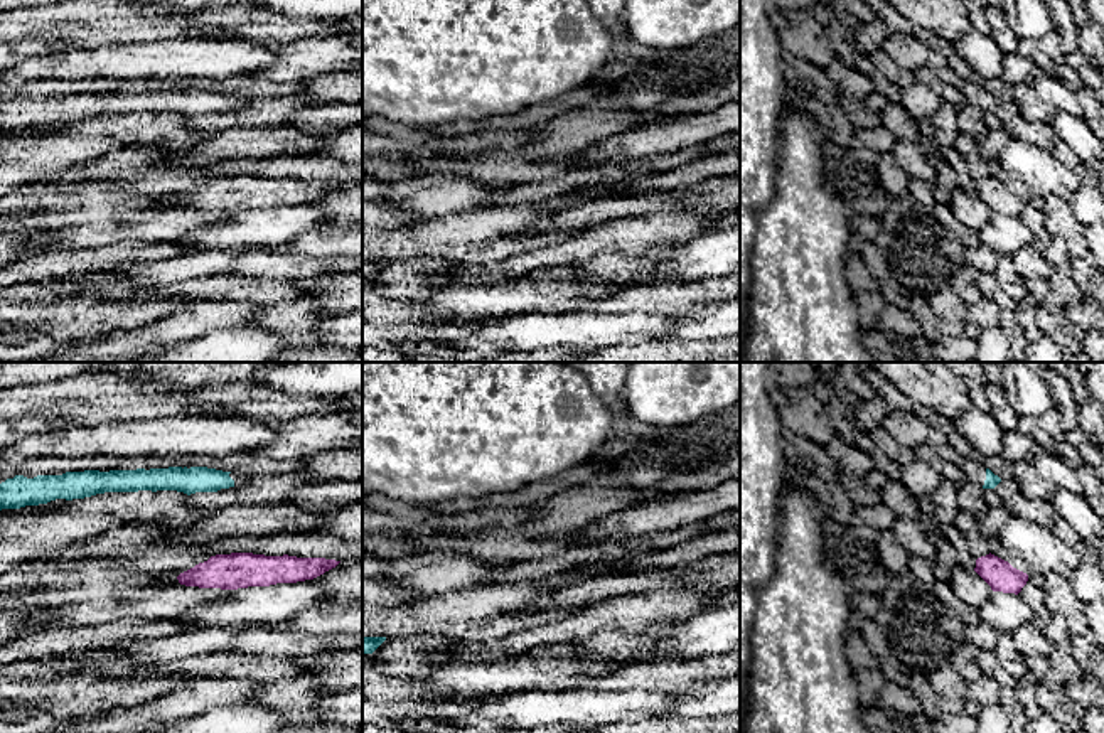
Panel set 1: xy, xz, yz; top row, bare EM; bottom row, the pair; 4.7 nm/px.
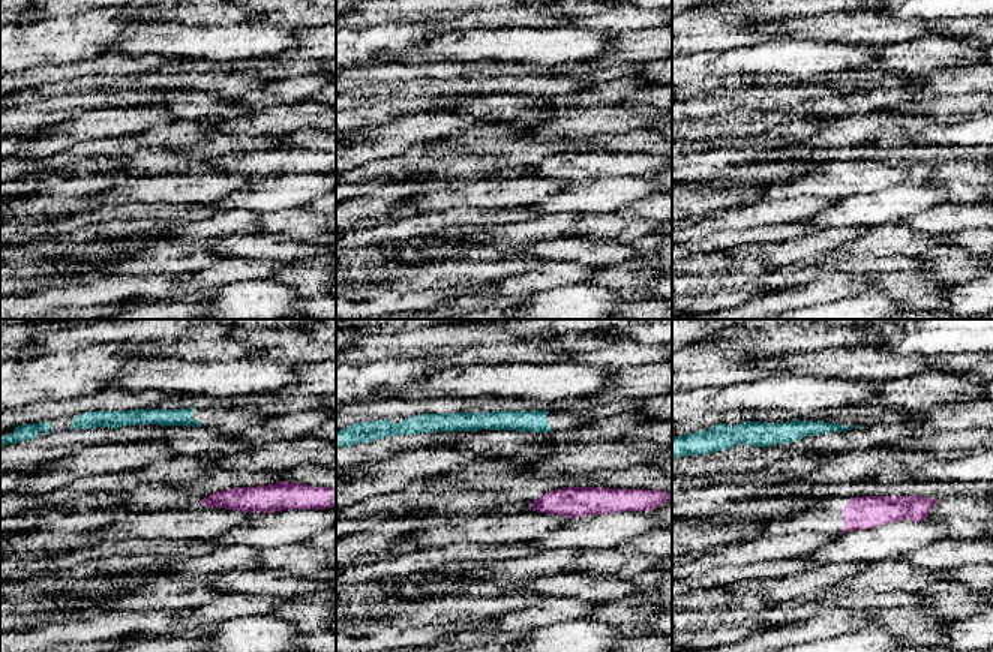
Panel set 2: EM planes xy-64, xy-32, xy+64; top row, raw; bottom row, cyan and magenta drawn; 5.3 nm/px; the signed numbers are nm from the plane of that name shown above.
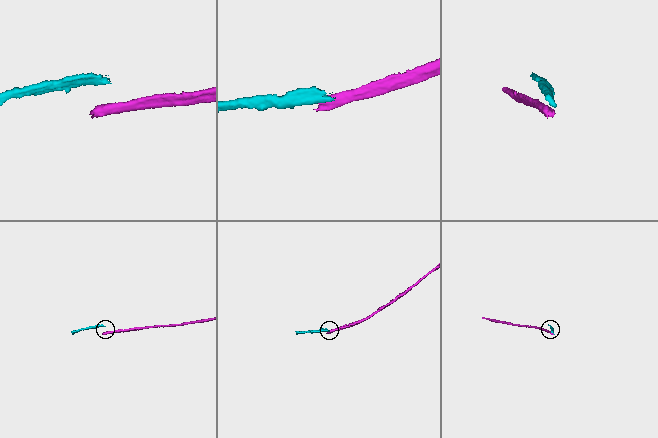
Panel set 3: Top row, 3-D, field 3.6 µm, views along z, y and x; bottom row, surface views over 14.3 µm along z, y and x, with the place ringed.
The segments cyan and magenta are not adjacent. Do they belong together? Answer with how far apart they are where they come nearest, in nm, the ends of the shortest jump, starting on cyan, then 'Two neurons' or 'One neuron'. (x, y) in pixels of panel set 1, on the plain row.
Distance 300 nm. Across: xy (216, 113), (216, 177). Two neurons

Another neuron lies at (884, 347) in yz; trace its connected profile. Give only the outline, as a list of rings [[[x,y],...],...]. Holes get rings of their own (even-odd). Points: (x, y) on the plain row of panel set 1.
[[[880,329],[861,330],[860,337],[873,362],[917,362],[910,339]]]

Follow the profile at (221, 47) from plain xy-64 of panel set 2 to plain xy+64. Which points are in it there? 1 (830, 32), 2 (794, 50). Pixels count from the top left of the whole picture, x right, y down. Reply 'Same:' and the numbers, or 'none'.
Same: 2

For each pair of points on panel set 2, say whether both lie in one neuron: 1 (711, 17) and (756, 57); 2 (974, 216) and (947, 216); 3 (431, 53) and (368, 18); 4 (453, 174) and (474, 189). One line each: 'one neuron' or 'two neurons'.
1: two neurons
2: one neuron
3: two neurons
4: two neurons

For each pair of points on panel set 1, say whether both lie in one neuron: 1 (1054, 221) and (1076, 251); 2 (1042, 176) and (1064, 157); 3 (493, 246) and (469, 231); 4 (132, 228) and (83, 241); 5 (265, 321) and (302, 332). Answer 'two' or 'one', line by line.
1: one
2: two
3: two
4: one
5: one

